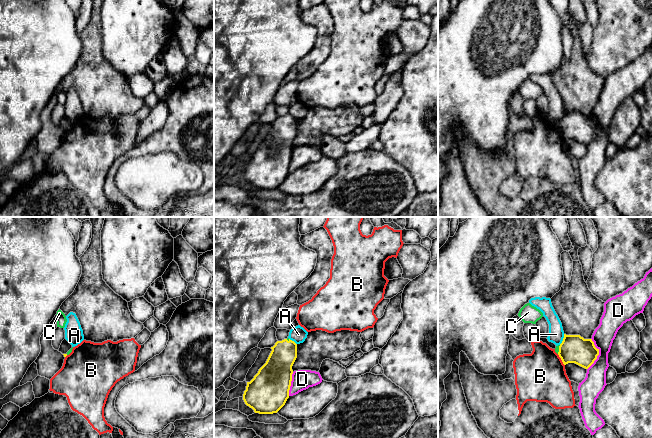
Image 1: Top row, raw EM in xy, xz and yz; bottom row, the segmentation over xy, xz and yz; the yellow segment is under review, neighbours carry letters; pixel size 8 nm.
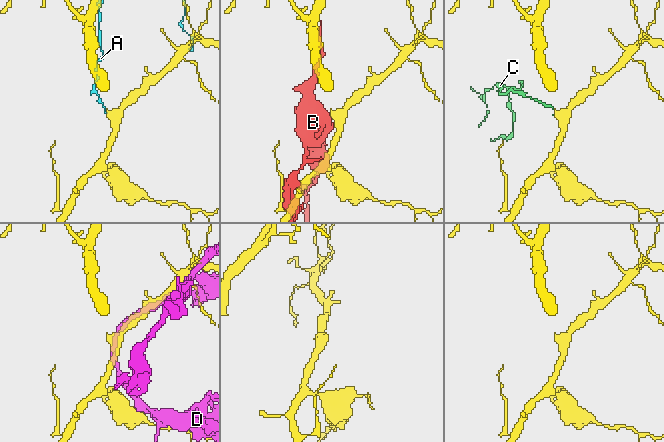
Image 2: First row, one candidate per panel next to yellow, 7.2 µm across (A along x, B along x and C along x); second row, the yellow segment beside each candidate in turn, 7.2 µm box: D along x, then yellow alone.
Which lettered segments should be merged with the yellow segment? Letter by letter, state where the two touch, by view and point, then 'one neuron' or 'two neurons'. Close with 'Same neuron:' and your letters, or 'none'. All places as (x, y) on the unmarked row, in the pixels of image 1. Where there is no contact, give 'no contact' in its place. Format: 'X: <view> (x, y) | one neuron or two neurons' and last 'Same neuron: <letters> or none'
A: yz (563, 115) | two neurons
B: yz (561, 135) | two neurons
C: yz (559, 125) | one neuron
D: yz (598, 130) | two neurons
Same neuron: C

